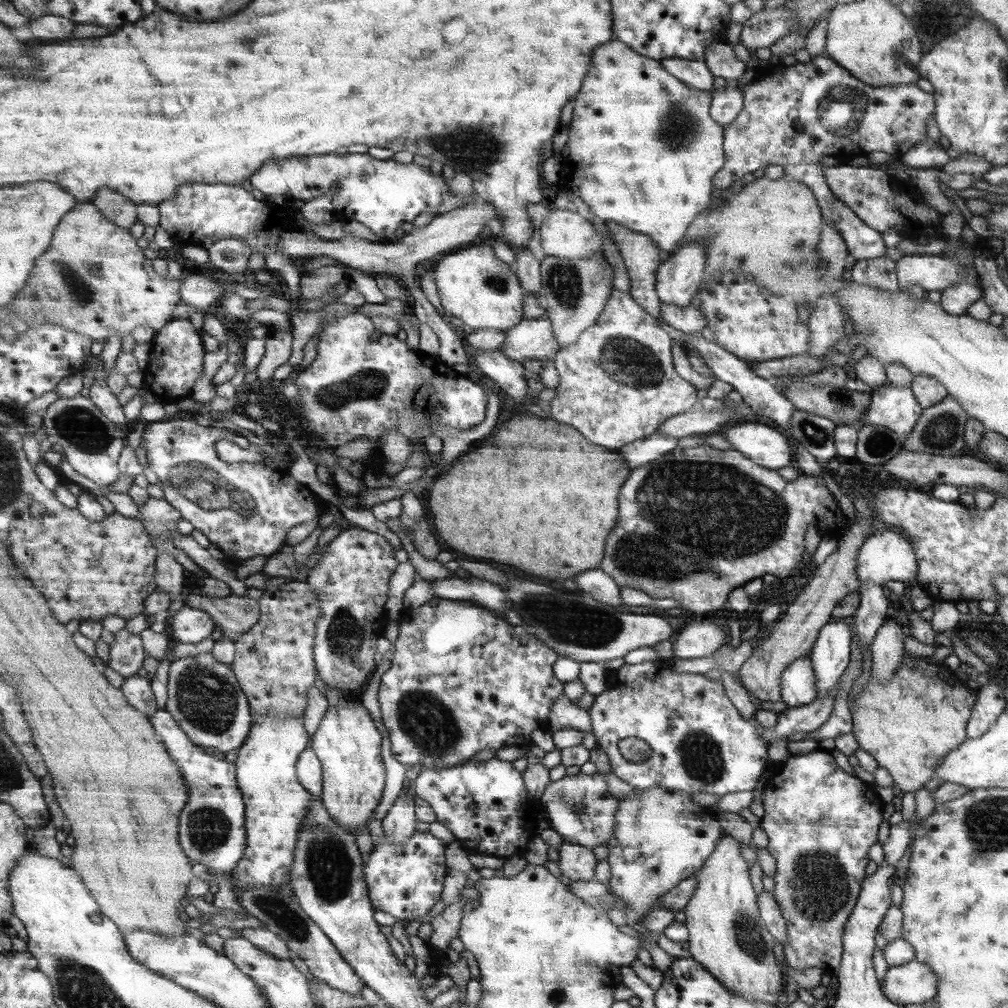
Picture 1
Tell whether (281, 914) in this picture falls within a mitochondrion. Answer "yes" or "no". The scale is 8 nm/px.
yes

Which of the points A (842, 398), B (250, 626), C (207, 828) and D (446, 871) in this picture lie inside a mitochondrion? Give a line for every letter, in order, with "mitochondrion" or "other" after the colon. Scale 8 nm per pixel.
A: mitochondrion
B: other
C: mitochondrion
D: other

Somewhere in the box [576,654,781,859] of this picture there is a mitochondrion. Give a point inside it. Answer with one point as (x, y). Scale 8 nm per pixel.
(701, 756)

